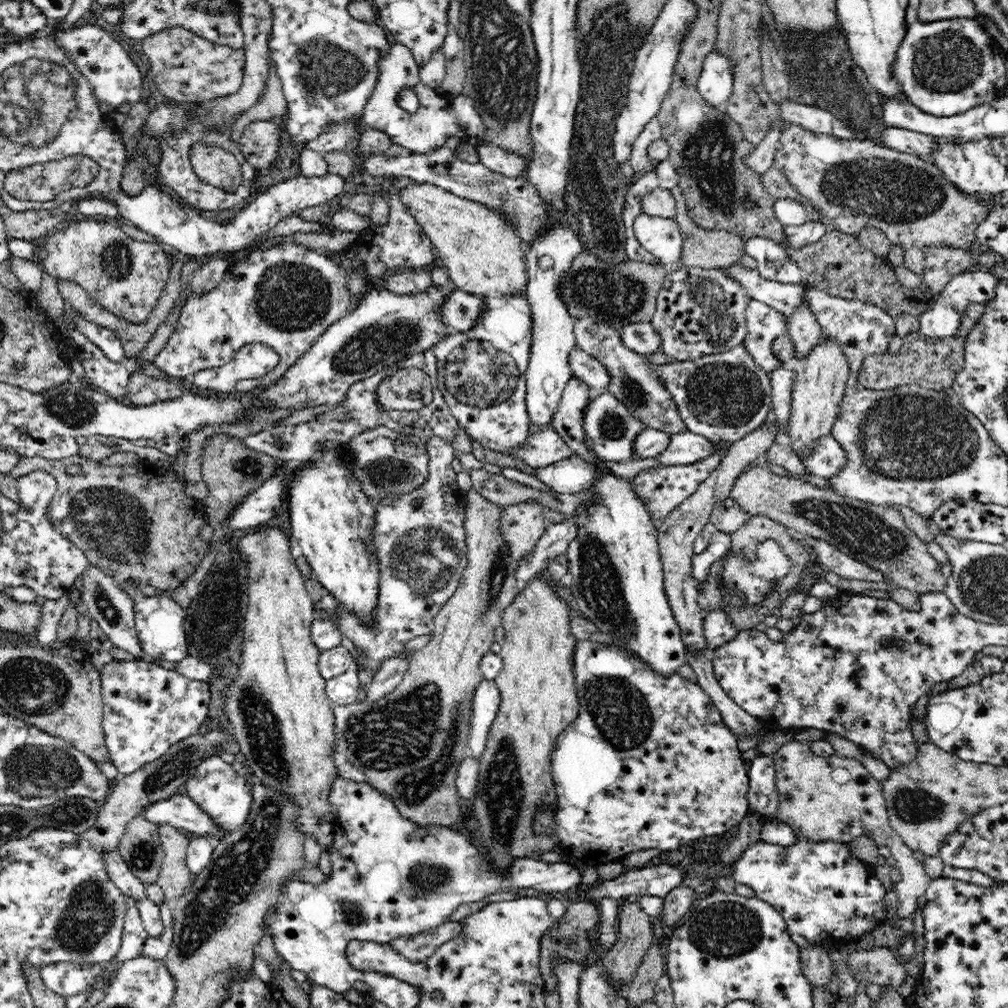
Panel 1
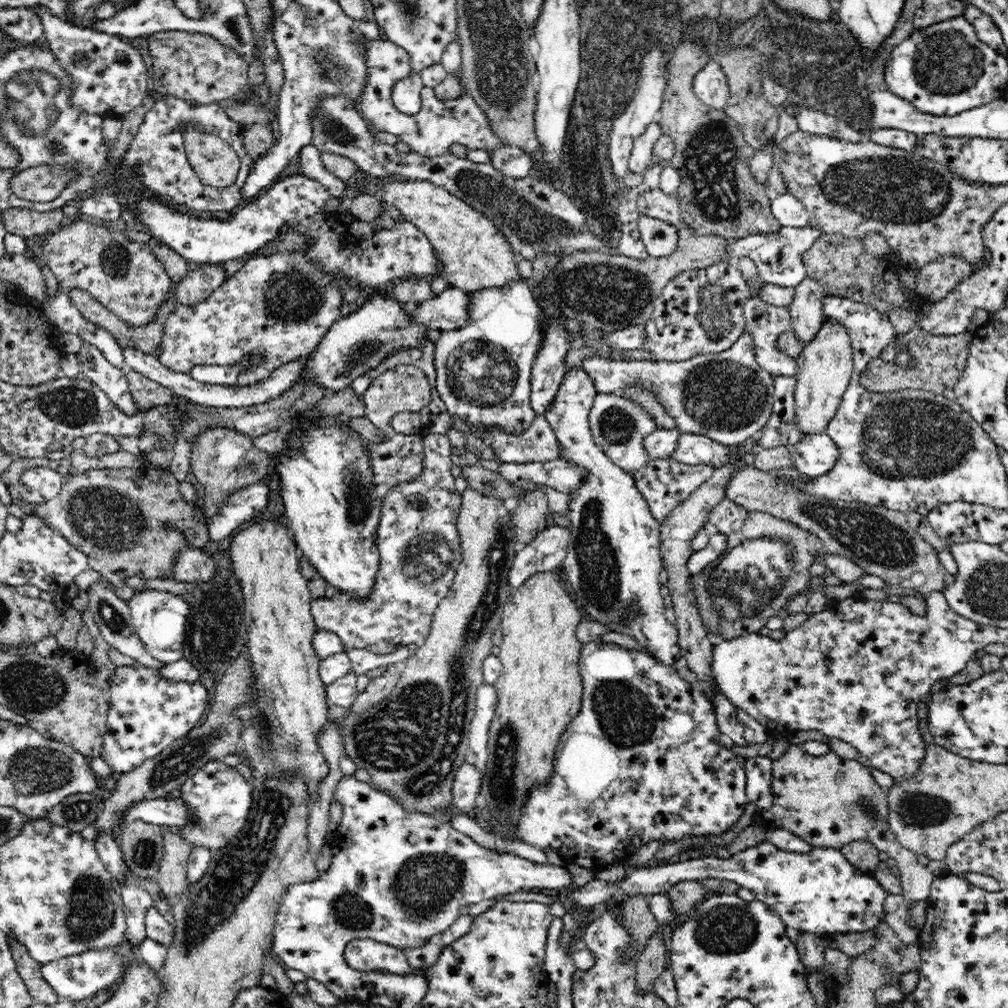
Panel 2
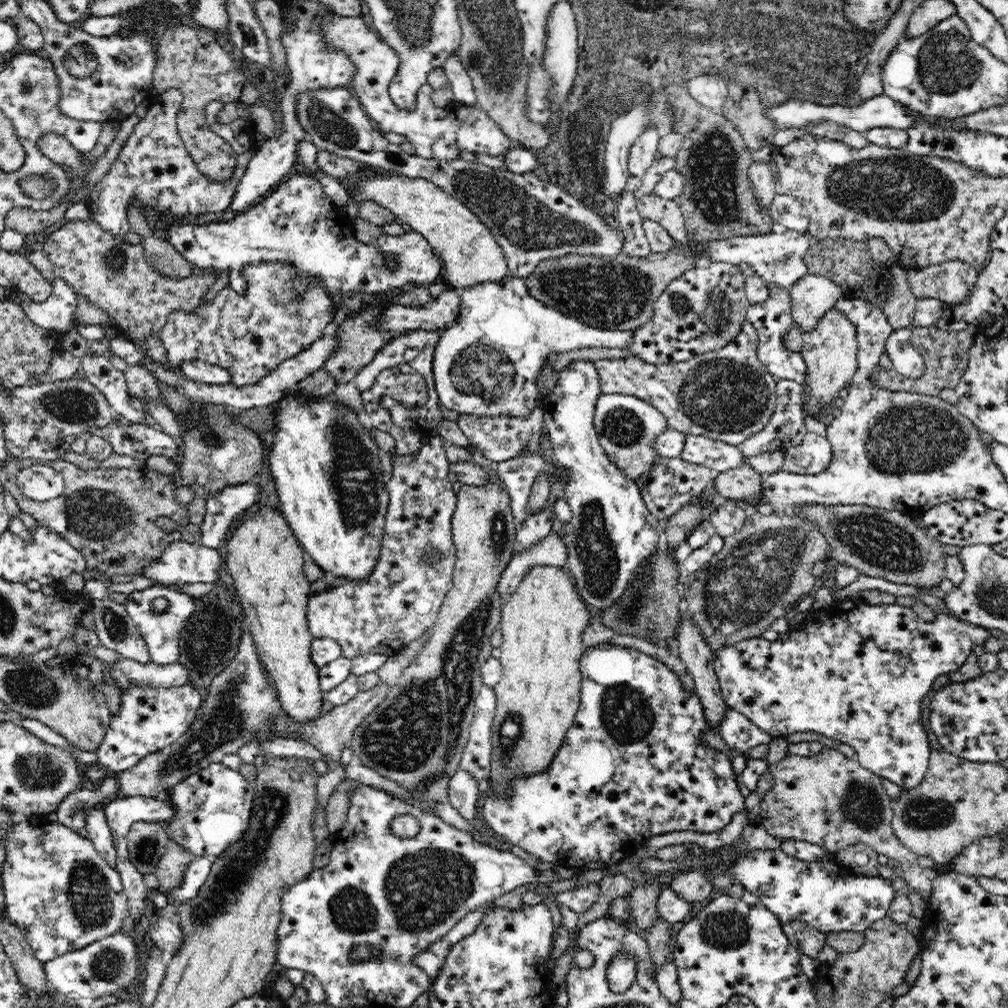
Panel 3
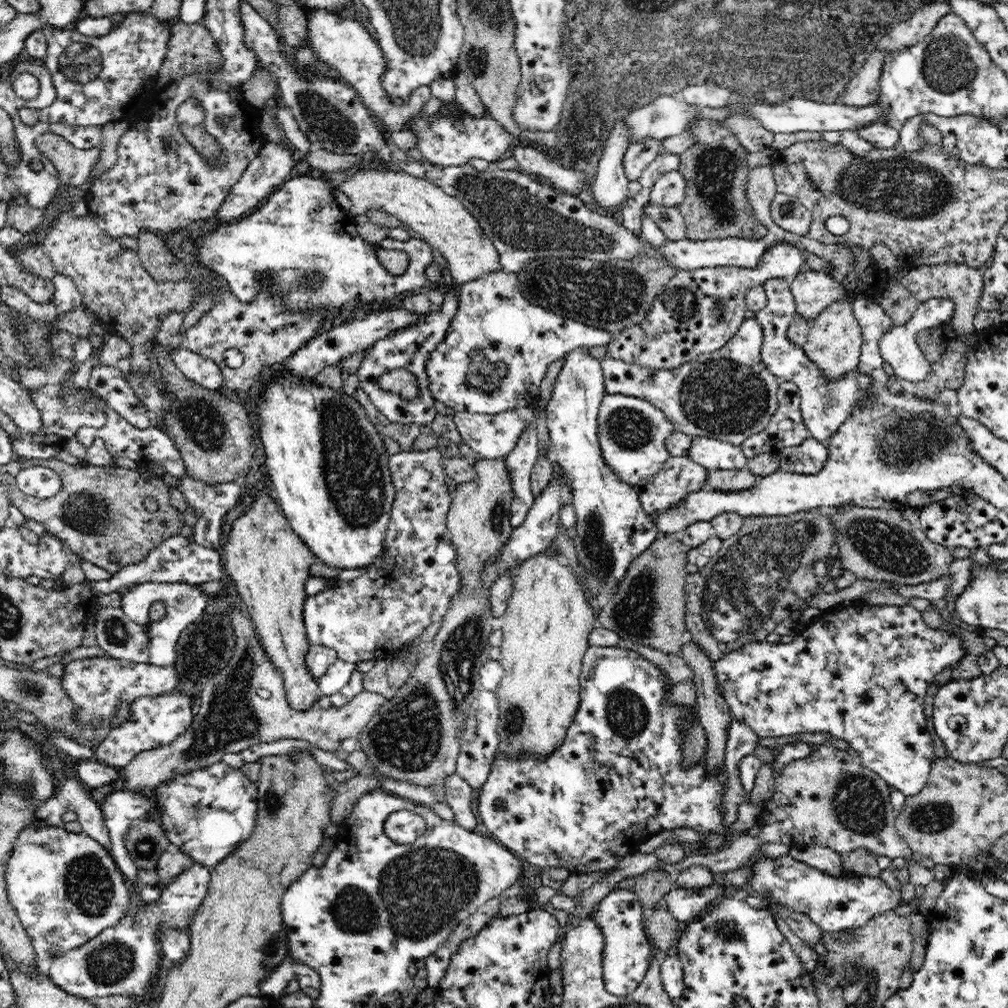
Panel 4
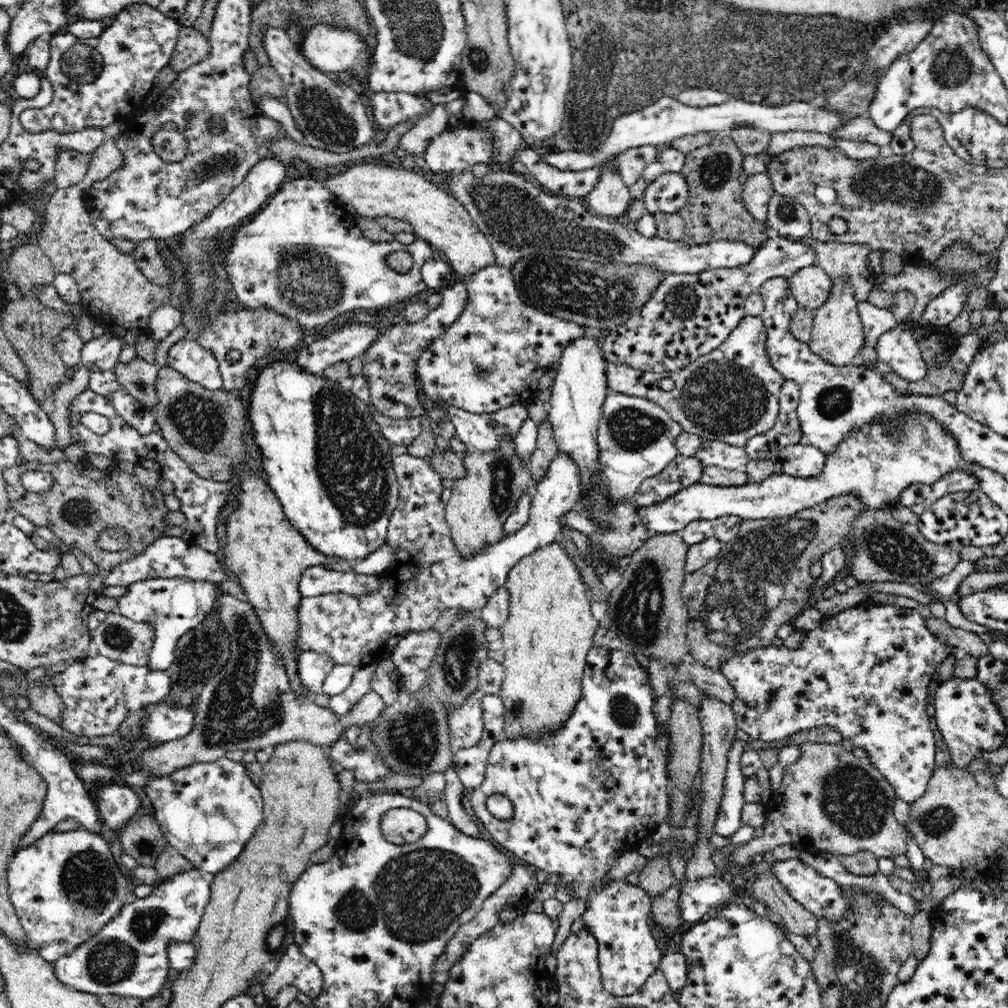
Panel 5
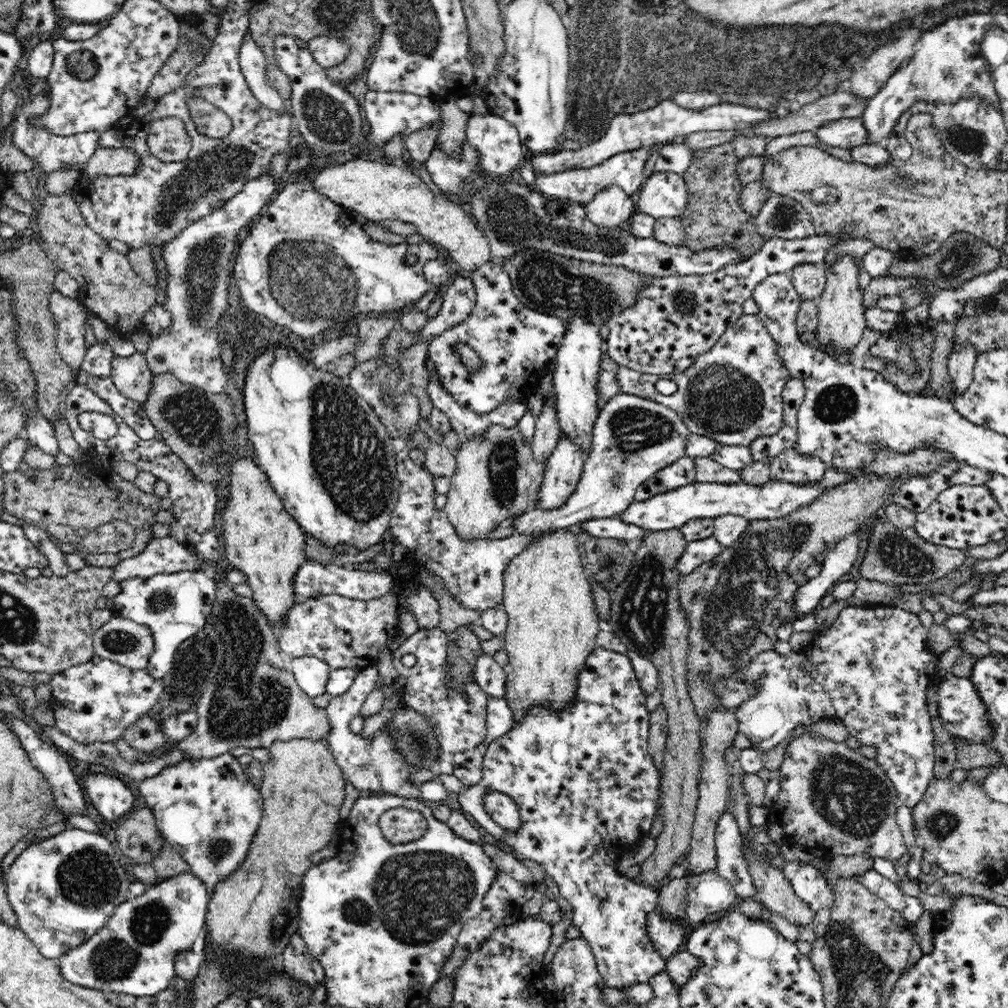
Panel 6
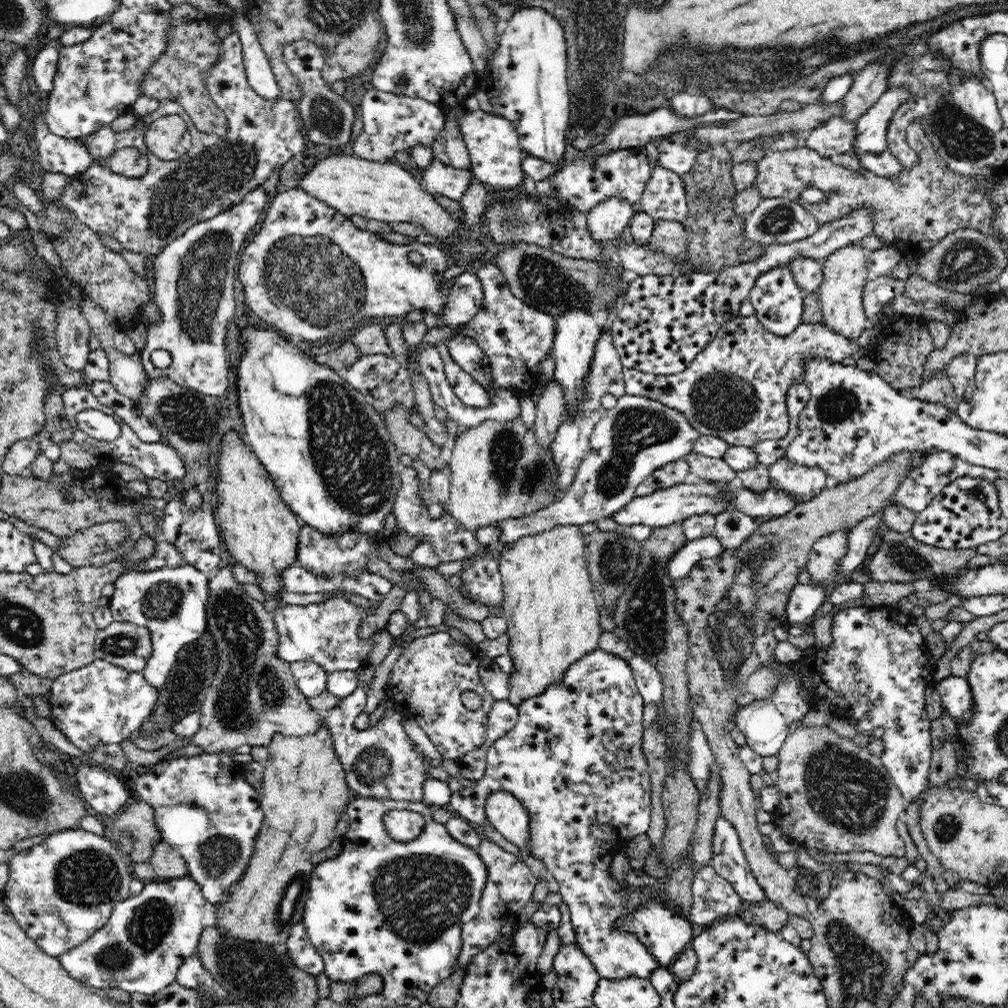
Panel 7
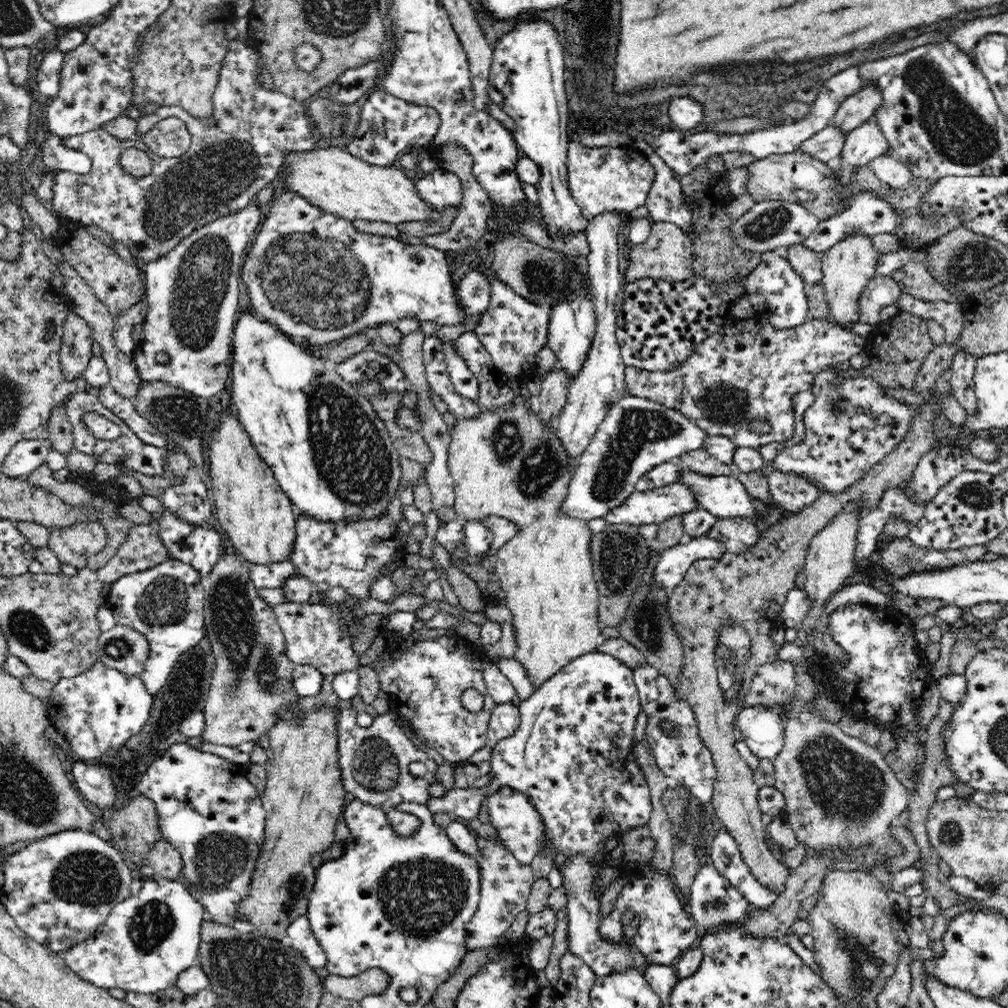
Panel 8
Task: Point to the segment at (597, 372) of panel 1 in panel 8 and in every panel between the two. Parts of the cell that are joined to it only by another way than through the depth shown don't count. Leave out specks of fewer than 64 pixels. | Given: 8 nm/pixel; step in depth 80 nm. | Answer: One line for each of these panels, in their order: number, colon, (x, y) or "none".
2: (726, 396)
3: (728, 395)
4: (729, 394)
5: (730, 394)
6: (733, 393)
7: (735, 389)
8: (747, 370)

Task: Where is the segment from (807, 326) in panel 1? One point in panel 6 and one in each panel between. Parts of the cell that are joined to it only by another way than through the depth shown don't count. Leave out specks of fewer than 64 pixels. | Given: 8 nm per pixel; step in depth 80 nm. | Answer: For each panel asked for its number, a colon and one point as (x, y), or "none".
2: (806, 317)
3: (812, 296)
4: (813, 291)
5: (811, 286)
6: (809, 280)

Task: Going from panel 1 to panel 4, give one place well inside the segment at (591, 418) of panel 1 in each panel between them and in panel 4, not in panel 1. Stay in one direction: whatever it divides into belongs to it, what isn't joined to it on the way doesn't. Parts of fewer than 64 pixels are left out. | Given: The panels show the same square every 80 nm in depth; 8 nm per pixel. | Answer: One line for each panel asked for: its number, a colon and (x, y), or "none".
2: (618, 426)
3: (627, 427)
4: (632, 432)

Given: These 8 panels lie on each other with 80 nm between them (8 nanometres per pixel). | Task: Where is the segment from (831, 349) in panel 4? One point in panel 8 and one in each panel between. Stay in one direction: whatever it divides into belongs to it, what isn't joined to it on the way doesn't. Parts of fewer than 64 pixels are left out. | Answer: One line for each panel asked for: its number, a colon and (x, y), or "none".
5: (837, 335)
6: (841, 322)
7: (845, 273)
8: (848, 266)

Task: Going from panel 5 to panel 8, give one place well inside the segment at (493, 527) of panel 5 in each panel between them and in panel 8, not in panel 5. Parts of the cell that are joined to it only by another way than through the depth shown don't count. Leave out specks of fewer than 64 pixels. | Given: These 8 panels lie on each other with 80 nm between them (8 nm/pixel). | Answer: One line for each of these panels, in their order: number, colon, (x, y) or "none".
6: (496, 478)
7: (498, 471)
8: (506, 463)

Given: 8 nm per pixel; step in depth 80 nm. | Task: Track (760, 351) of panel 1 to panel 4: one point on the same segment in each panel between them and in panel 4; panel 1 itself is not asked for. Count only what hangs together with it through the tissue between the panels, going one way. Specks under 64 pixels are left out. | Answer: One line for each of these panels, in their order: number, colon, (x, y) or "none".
2: (765, 322)
3: (773, 318)
4: (824, 406)

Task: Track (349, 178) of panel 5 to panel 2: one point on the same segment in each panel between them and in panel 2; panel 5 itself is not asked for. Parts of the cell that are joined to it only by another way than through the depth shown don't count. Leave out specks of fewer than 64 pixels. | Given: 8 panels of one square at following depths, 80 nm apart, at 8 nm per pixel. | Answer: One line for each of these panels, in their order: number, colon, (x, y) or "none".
2: (474, 255)
3: (470, 254)
4: (443, 221)

